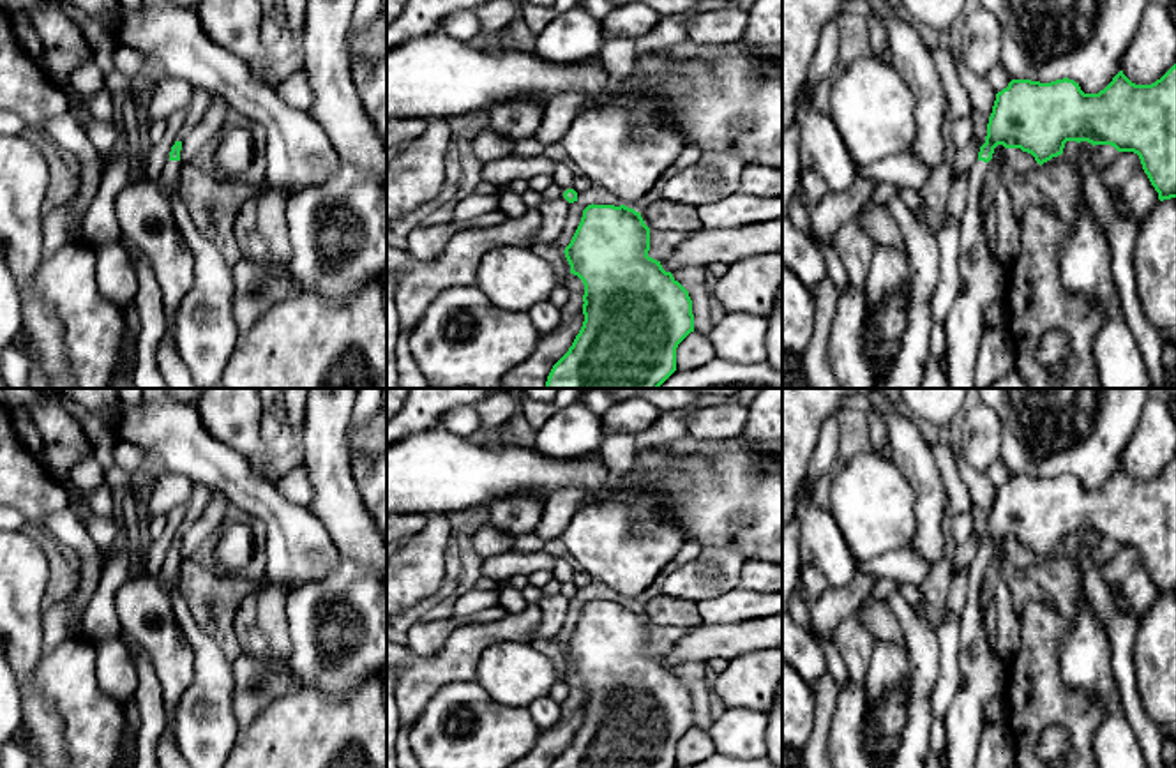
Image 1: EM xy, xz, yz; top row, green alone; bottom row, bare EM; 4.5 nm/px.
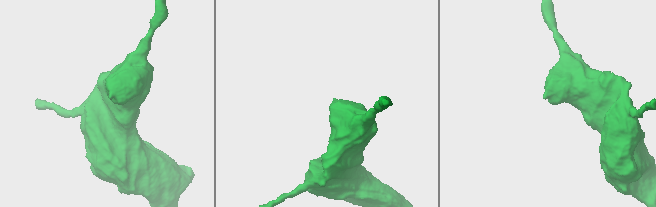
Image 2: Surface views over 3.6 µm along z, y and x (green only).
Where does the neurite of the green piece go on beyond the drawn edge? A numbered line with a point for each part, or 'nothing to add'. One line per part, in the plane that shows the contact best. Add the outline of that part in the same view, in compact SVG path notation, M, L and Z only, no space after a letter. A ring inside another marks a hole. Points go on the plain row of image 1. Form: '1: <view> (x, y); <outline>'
1: xy (145, 608); M168 556L159 576L129 579L115 595L122 632L148 651L159 674L168 734L175 734L177 704L194 680L194 650L175 618L173 591L180 568L182 558Z

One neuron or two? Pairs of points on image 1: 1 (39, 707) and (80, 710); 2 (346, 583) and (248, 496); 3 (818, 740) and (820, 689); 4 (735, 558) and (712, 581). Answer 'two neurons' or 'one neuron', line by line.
1: two neurons
2: two neurons
3: one neuron
4: one neuron

